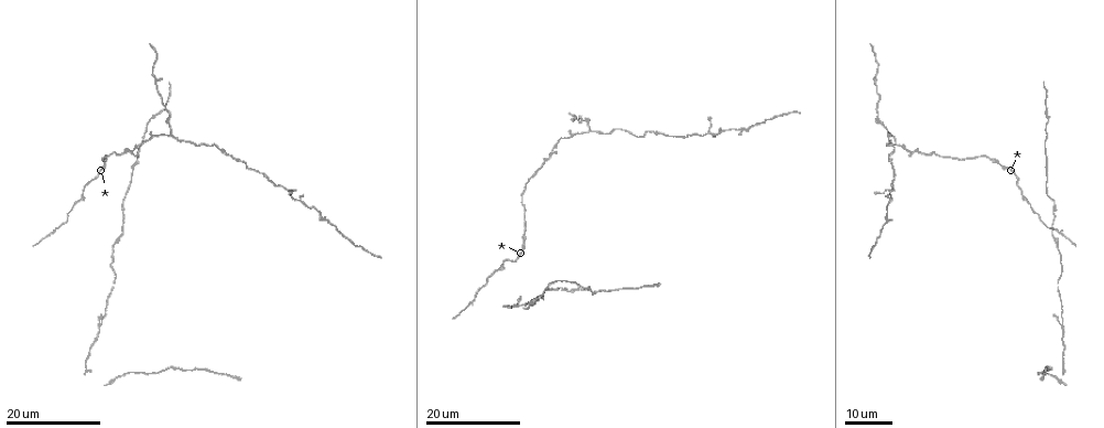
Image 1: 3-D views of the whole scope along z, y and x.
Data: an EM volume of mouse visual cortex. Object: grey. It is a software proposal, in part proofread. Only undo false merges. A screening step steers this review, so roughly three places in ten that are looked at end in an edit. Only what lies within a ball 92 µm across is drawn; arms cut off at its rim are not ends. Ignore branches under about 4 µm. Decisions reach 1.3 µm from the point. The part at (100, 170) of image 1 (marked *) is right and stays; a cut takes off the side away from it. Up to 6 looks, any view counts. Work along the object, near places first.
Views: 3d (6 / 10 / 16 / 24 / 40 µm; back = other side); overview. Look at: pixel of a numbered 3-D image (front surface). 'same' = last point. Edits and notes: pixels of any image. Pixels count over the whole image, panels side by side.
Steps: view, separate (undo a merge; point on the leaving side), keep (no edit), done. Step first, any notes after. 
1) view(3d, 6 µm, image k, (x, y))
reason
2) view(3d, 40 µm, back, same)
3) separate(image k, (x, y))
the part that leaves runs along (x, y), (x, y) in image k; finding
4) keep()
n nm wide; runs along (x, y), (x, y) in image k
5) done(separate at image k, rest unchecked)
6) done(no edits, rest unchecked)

view(3d, 24 µm, image 1, (172, 134))
three-way junction

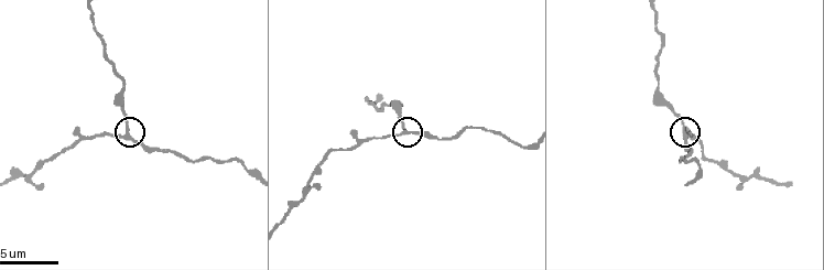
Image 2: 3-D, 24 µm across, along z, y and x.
view(3d, 10 µm, image 2, (685, 132))

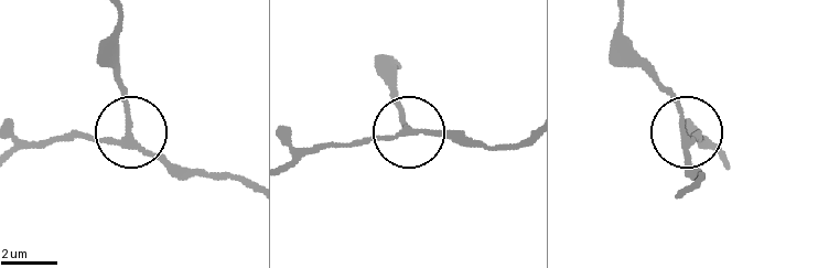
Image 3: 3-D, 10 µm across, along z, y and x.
keep()
side arm 24 µm; runs along (727, 164), (685, 131), (673, 96), (632, 55) in image 3; continuous, no second neuron

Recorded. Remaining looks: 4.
view(3d, 16 µm, image 1, (154, 75))
three arms meet

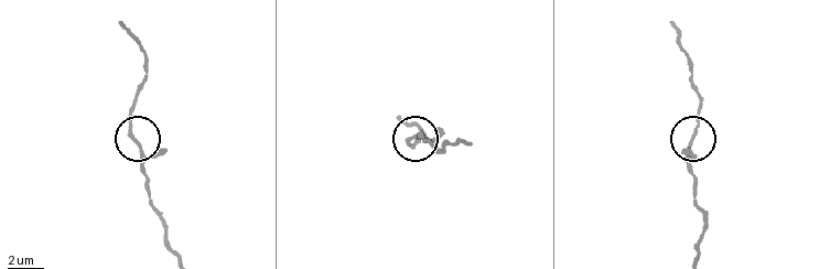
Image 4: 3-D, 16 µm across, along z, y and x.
view(3d, 6 µm, image 4, (415, 137))

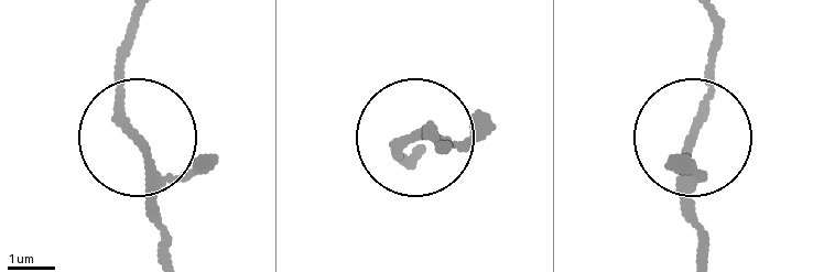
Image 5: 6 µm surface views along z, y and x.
keep()
runs along (445, 148), (413, 136), (398, 148), (409, 160) in image 5; all the same neuron

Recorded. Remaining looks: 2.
view(3d, 16 µm, image 1, (709, 131))
four-way junction

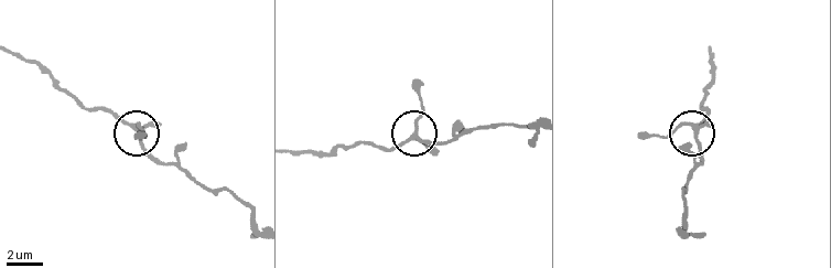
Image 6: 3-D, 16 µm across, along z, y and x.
view(3d, 10 µm, image 6, (692, 127))

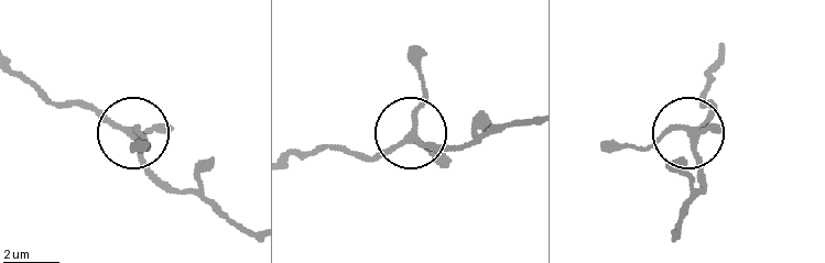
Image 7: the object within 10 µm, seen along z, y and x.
keep()
runs along (718, 55), (706, 77), (704, 121), (642, 148), (603, 148) in image 7; all the same neuron

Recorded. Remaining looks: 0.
done(no edits, rest unchecked)

